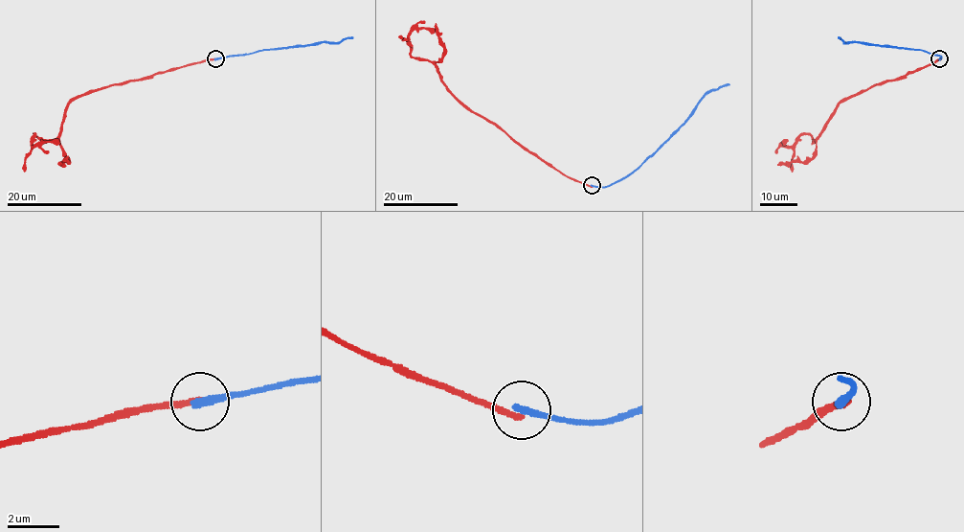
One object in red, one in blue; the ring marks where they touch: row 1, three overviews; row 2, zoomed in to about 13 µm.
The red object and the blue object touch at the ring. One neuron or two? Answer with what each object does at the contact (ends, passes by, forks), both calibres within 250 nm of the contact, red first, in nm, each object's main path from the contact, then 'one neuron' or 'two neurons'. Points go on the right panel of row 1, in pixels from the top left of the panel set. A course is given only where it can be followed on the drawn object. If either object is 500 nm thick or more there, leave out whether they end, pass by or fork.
red ends there; blue ends there; 200 nm thick on the red side, 320 nm on the other; red runs (940, 58), (897, 79), (847, 97), (815, 140), (809, 134), (802, 134), (791, 147), (784, 143); blue runs (939, 58), (940, 56), (928, 52), (844, 42), (839, 37); two neurons

